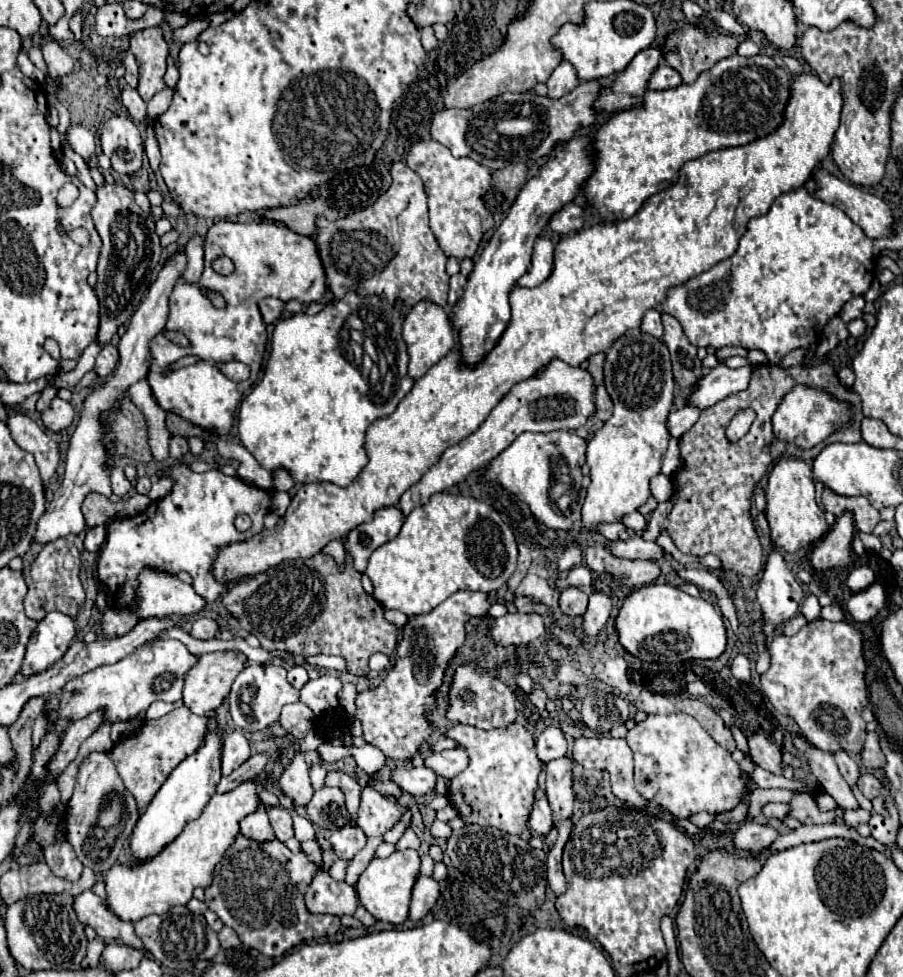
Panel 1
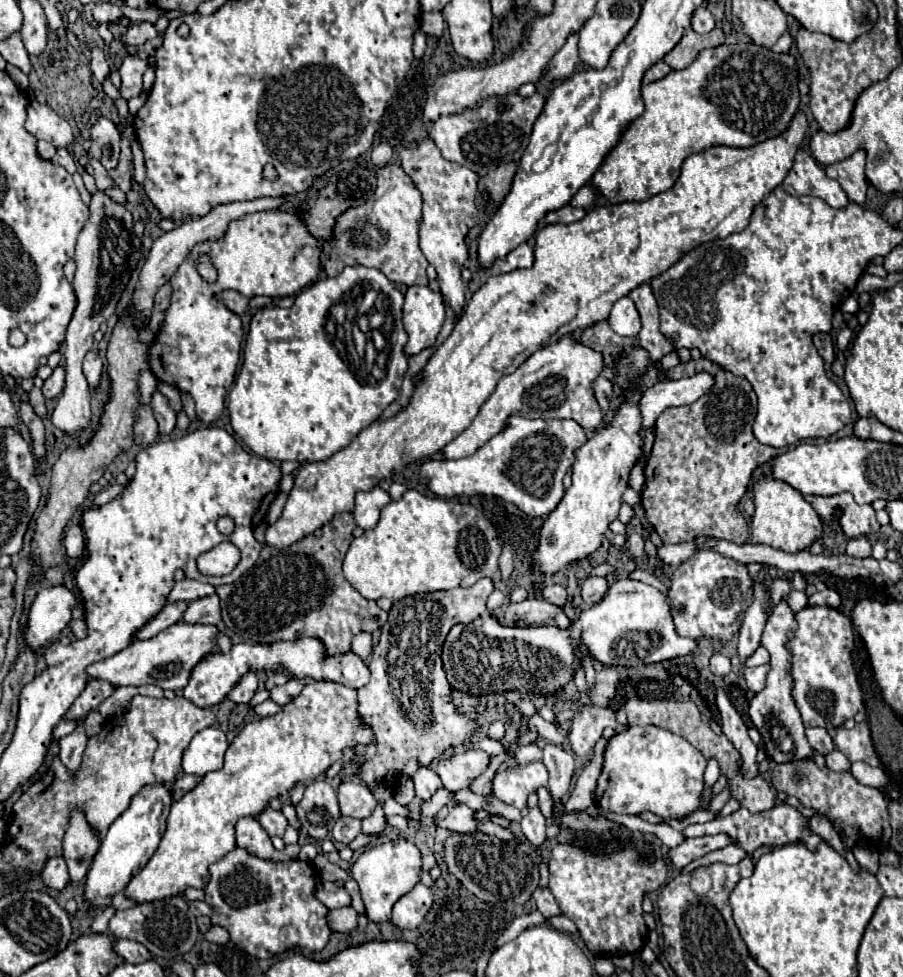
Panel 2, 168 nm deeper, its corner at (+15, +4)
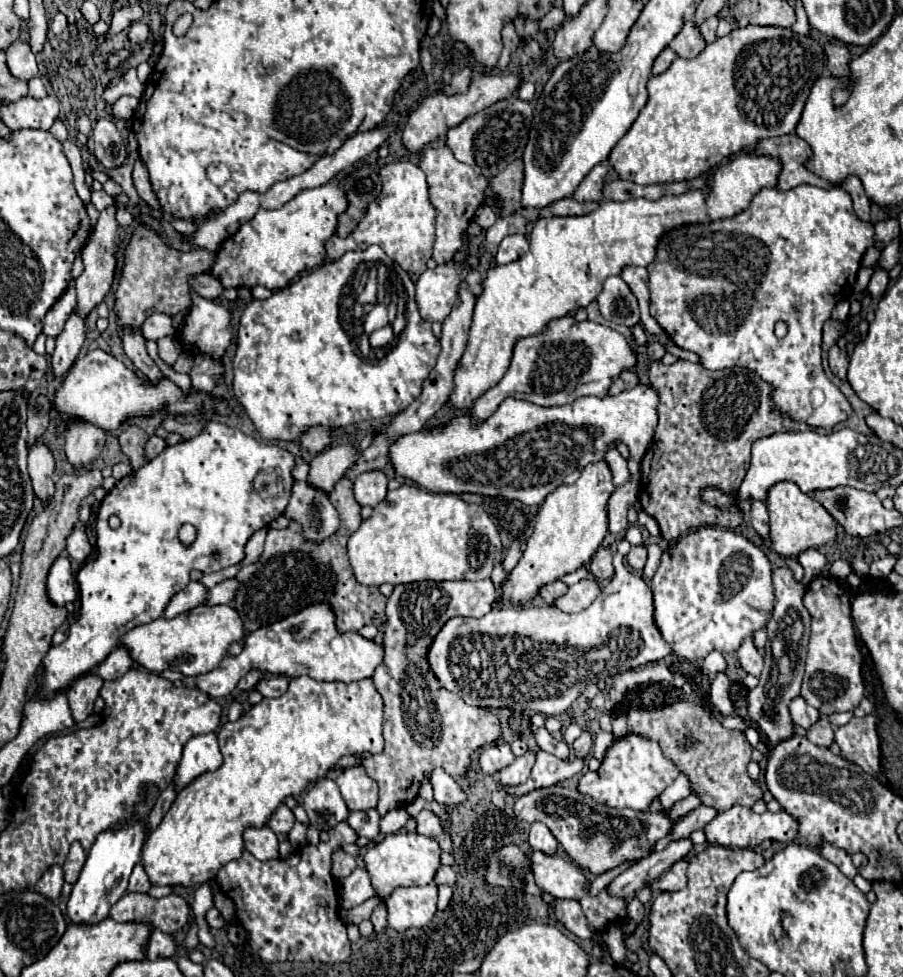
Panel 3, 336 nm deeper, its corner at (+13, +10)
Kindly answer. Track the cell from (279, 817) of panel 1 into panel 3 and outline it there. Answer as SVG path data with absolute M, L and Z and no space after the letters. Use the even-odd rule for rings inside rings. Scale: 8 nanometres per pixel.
M280 805L278 811L272 815L272 819L268 821L268 827L270 827L274 833L288 833L294 823L296 823L294 813L292 813L286 805Z

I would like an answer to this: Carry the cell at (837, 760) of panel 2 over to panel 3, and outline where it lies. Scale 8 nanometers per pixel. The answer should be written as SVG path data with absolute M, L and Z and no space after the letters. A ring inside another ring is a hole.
M820 717L814 725L810 725L806 737L808 737L812 743L820 745L820 747L830 747L832 741L834 741L834 731L832 731L832 727L830 727L828 717Z

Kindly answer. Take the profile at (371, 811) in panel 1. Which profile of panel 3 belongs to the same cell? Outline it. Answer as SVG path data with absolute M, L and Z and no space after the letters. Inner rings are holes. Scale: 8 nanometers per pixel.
M362 765L344 769L338 775L336 785L340 787L340 793L350 811L372 809L378 803L378 783L366 775Z

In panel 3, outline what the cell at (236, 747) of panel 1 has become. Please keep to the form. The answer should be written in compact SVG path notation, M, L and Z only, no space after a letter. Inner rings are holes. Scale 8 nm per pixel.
M216 733L194 735L184 745L180 765L174 773L174 785L178 785L178 791L180 791L190 781L194 781L198 775L202 775L206 771L214 771L220 765L222 765L222 755L218 749Z

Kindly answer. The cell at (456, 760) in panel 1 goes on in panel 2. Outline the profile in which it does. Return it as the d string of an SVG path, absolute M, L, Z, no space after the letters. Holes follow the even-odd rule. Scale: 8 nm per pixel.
M466 751L450 757L442 757L434 763L436 775L442 779L444 789L456 793L466 789L476 777L480 777L488 767L488 753Z

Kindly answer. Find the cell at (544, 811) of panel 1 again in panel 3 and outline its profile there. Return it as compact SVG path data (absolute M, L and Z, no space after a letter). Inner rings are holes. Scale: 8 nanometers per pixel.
M532 823L532 829L530 829L530 847L536 849L536 851L542 851L546 855L554 855L556 849L558 849L558 841L554 839L554 835L550 833L550 829L542 823Z

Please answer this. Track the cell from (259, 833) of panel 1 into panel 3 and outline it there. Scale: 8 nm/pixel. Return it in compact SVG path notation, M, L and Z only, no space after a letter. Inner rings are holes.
M268 825L260 829L248 827L244 831L244 843L246 843L246 851L250 851L260 861L278 859L278 839Z

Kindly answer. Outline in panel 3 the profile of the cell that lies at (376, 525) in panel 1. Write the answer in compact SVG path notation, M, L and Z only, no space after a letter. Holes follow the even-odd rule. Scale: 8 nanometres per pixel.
M366 471L354 481L354 497L360 505L378 505L386 497L388 479L382 471Z

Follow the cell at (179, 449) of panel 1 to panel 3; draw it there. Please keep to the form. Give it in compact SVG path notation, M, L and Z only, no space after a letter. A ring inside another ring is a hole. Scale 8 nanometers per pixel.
M130 327L122 329L122 343L124 343L124 351L126 355L132 359L132 363L150 379L150 381L158 381L162 377L162 371L156 367L156 363L150 359L148 351L146 351L146 341L144 337Z

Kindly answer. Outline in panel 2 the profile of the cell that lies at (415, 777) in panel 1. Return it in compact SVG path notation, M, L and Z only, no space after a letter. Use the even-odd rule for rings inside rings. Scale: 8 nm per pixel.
M418 767L418 771L412 775L412 783L414 783L414 791L416 791L416 797L420 799L430 799L430 795L442 787L442 781L440 777L434 773L434 769L430 767Z

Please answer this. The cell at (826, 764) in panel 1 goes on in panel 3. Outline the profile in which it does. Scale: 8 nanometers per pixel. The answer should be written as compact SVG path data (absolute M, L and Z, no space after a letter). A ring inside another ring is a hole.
M784 565L774 569L774 589L776 589L776 607L772 619L768 623L768 643L764 655L764 671L760 675L760 683L748 693L748 715L762 729L762 733L776 745L778 741L792 737L792 719L788 713L788 703L800 695L800 685L804 677L804 661L808 653L808 637L810 637L810 615L802 603L802 595L806 585L796 581L792 571ZM774 643L782 643L782 653L776 657L772 651Z

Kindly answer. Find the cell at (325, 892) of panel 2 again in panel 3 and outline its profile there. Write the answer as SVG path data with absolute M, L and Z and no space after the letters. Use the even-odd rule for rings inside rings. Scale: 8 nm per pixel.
M356 867L346 879L340 881L342 883L342 907L344 909L352 909L360 903L364 903L366 899L374 897L374 887L370 885L370 875L366 873L366 869Z

